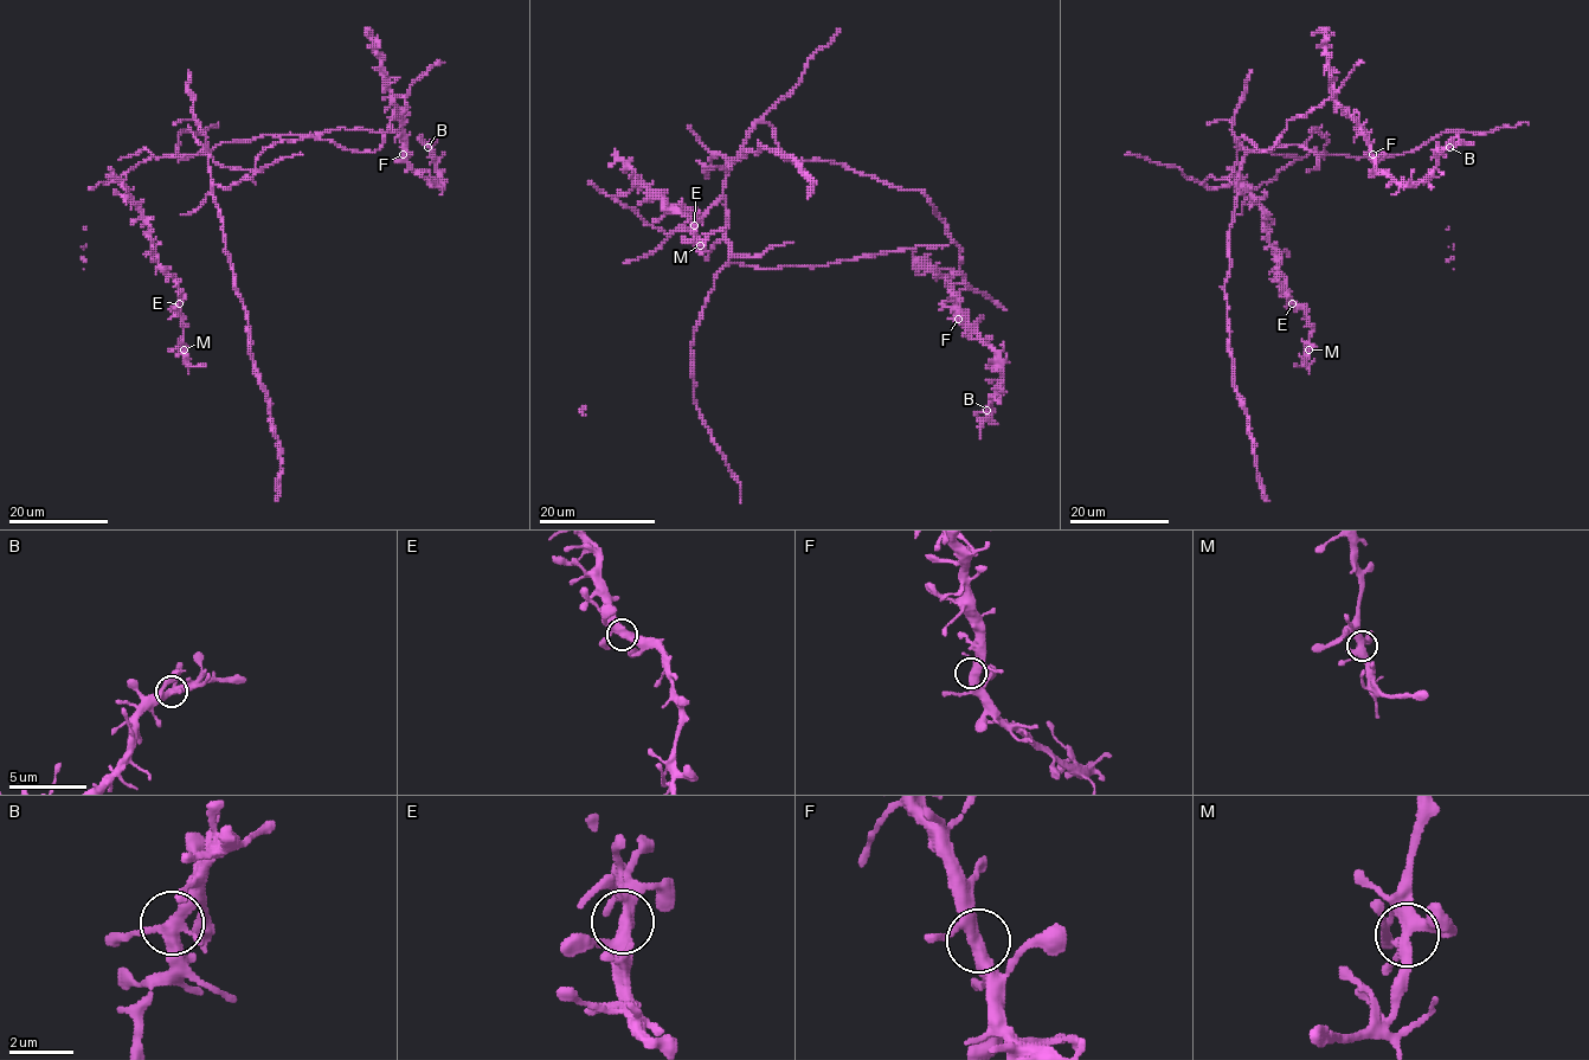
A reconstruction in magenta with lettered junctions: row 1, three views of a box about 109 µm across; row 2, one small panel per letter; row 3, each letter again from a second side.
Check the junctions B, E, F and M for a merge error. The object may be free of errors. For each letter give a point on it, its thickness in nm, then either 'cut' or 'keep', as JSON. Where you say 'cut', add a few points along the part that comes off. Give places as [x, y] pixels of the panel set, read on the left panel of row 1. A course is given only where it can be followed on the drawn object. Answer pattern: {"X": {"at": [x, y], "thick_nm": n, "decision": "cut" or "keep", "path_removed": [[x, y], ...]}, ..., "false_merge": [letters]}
{"B": {"at": [428, 147], "thick_nm": 360, "decision": "keep"}, "E": {"at": [179, 303], "thick_nm": 380, "decision": "keep"}, "F": {"at": [403, 154], "thick_nm": 400, "decision": "keep"}, "M": {"at": [184, 349], "thick_nm": 400, "decision": "keep"}, "false_merge": []}

